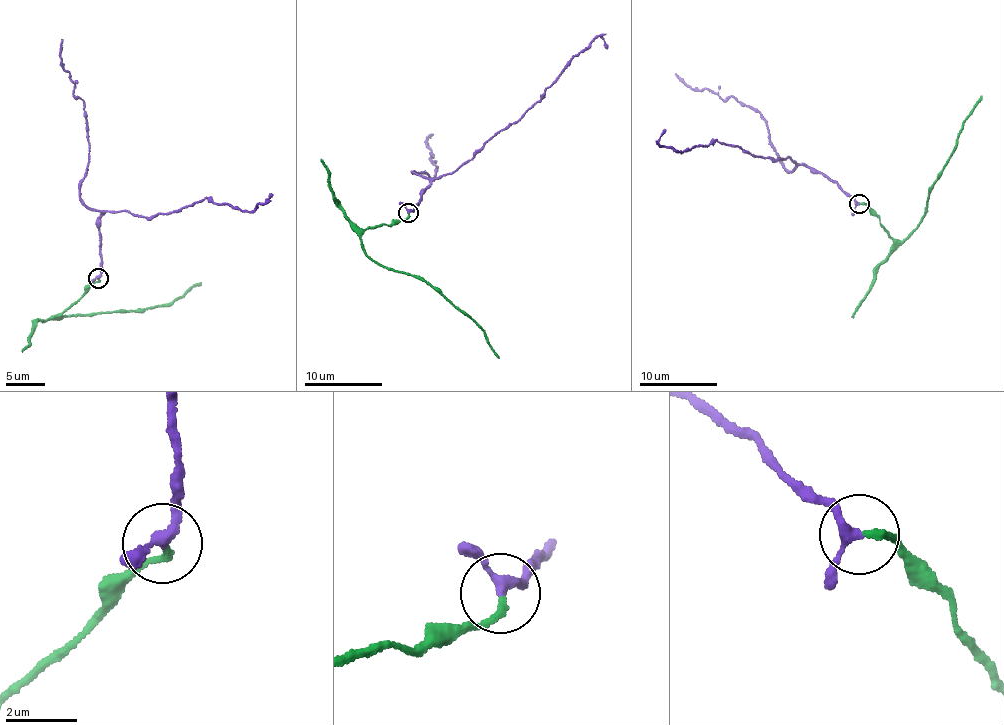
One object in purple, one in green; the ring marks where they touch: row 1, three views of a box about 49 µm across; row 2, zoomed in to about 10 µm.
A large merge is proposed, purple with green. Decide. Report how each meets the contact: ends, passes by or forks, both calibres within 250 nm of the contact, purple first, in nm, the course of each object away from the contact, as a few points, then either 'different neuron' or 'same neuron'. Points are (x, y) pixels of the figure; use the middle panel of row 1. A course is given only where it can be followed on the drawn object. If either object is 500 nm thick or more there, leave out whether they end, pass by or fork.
purple passes by | green ends | 240/190 nm | purple via (408, 213), (419, 203), (421, 190), (454, 173), (493, 136), (515, 124), (598, 36), (606, 49) | green via (408, 213), (406, 218), (366, 230), (361, 248), (374, 262), (422, 276), (436, 287), (484, 333), (499, 358) | same neuron

